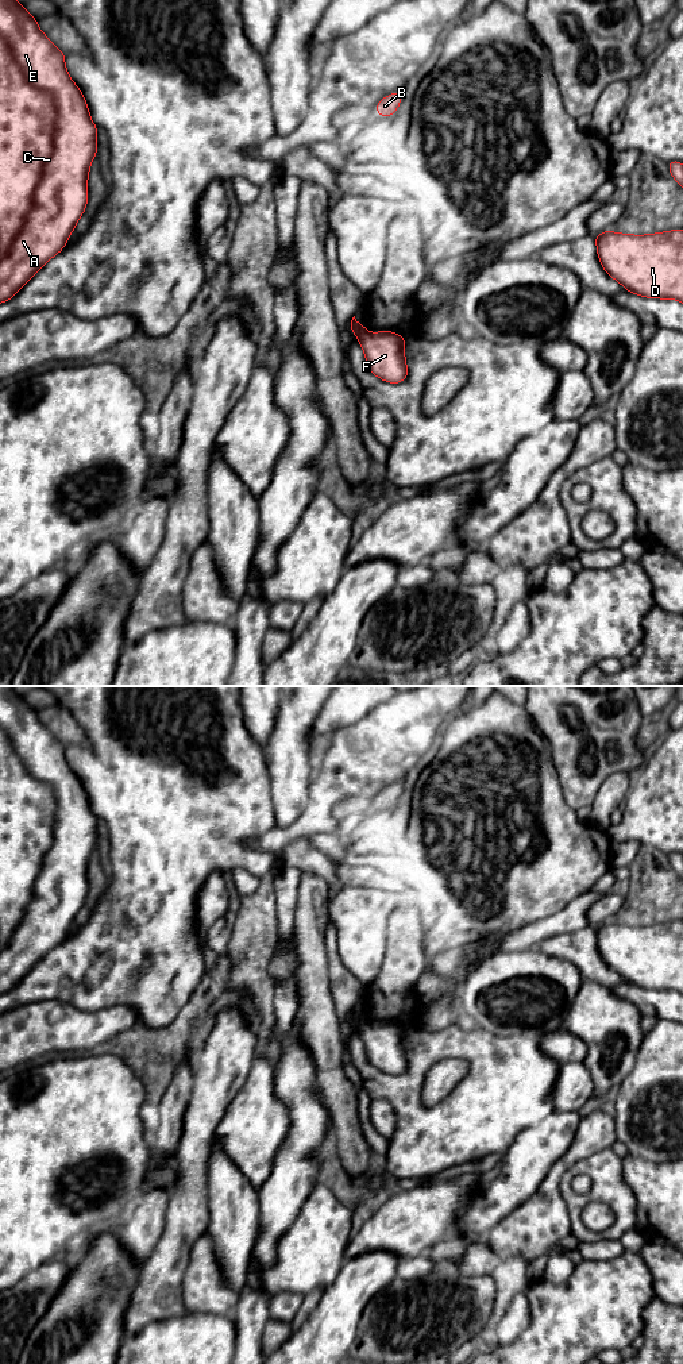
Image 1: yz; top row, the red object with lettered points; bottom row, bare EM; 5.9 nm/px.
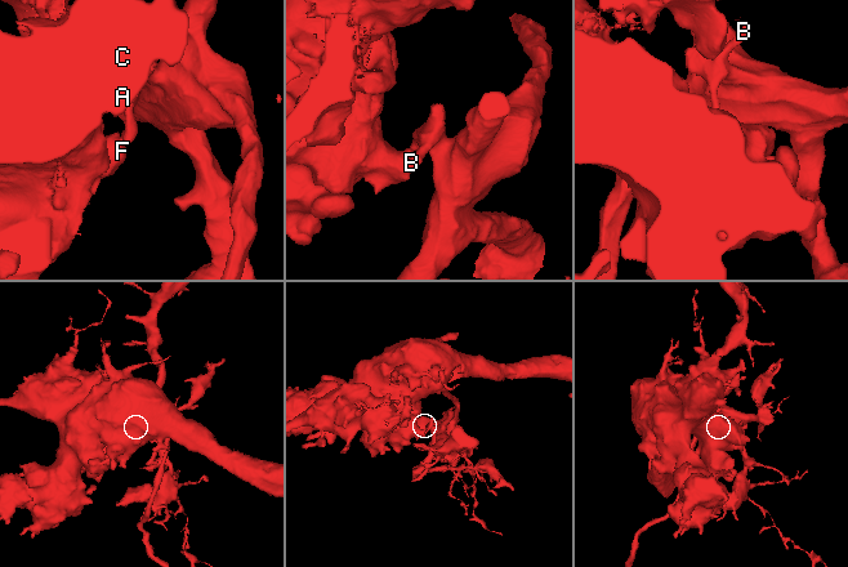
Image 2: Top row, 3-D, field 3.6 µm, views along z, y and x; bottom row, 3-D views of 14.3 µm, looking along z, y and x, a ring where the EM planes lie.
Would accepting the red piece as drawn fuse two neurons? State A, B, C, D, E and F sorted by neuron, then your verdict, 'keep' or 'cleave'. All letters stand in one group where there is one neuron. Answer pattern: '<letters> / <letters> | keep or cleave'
A C E F / B D | cleave

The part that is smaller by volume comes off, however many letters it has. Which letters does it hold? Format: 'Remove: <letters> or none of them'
Remove: B, D

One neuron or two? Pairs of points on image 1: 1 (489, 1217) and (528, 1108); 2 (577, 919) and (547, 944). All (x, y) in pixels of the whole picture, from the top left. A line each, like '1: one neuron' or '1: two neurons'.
1: two neurons
2: two neurons

